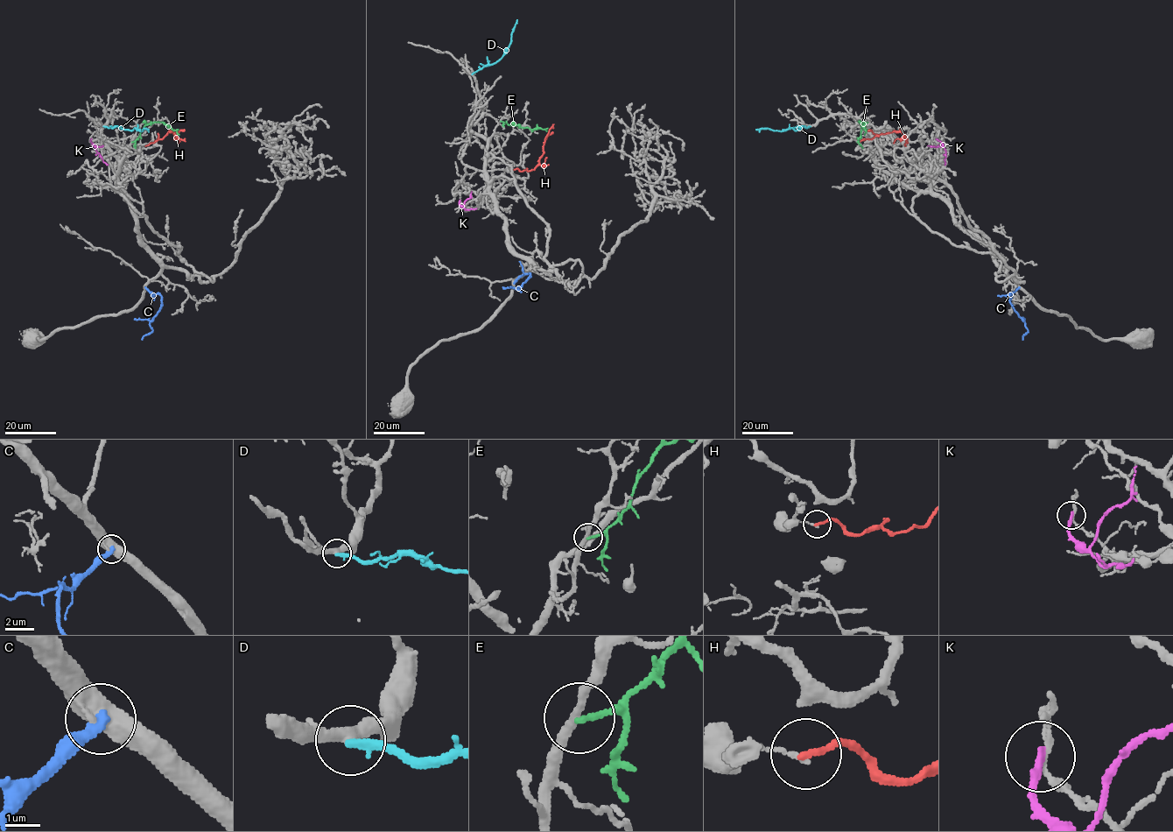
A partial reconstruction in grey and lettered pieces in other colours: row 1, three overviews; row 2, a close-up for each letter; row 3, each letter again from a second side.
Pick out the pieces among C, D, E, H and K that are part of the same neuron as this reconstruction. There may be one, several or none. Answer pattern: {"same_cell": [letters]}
{"same_cell": ["D"]}

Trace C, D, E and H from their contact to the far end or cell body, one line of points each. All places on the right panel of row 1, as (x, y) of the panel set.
C: (1019, 287), (1010, 294), (1009, 302), (1028, 329), (1022, 340)
D: (810, 126), (794, 130), (756, 130)
E: (857, 142), (863, 122), (864, 135)
H: (905, 145), (906, 136), (899, 131), (860, 141)

